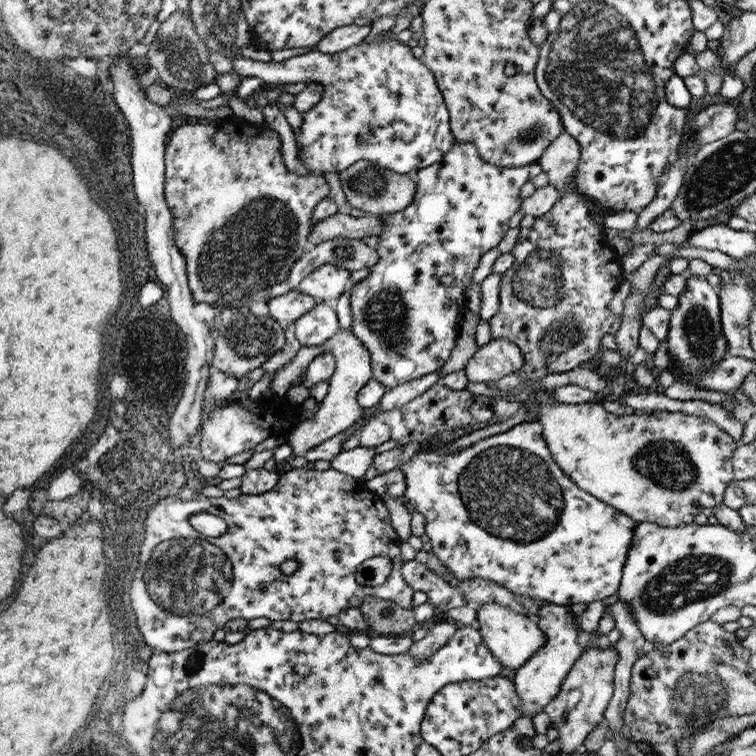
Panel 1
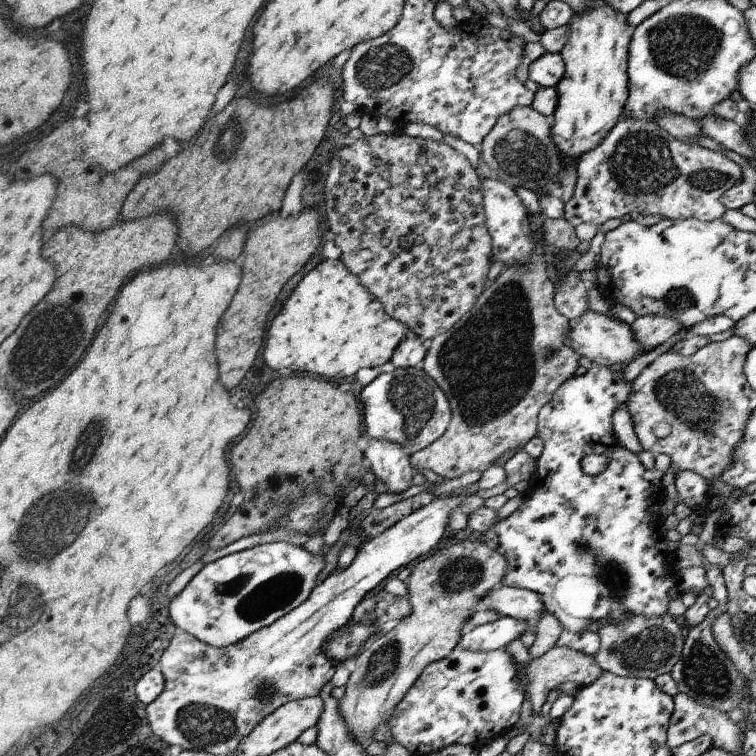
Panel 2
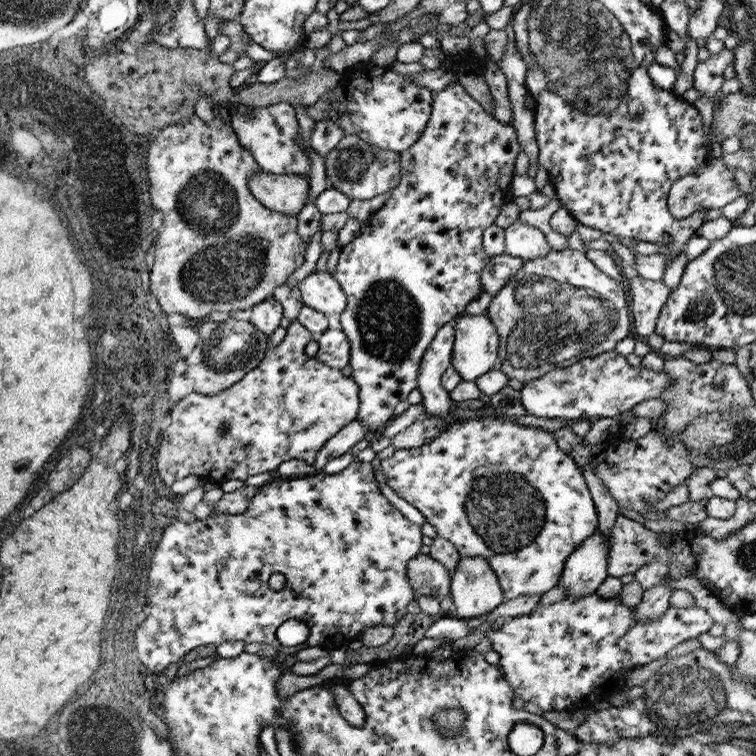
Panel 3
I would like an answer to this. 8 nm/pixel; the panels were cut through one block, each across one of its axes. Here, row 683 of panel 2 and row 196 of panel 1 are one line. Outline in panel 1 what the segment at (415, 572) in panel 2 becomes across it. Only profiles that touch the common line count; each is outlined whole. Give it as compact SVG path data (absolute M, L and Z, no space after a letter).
M372 162L368 168L346 168L340 174L340 183L346 193L349 208L363 210L370 215L392 214L410 206L416 192L415 178L412 175L394 172Z

